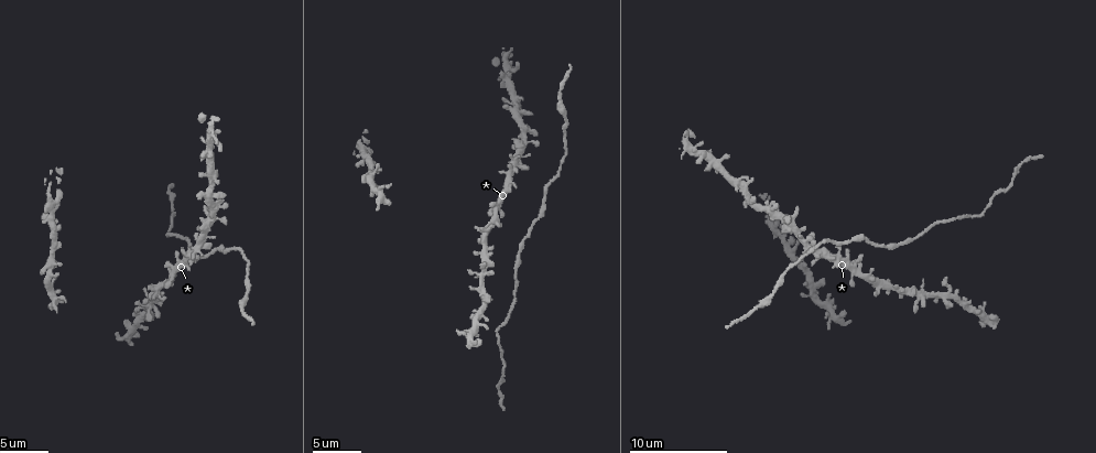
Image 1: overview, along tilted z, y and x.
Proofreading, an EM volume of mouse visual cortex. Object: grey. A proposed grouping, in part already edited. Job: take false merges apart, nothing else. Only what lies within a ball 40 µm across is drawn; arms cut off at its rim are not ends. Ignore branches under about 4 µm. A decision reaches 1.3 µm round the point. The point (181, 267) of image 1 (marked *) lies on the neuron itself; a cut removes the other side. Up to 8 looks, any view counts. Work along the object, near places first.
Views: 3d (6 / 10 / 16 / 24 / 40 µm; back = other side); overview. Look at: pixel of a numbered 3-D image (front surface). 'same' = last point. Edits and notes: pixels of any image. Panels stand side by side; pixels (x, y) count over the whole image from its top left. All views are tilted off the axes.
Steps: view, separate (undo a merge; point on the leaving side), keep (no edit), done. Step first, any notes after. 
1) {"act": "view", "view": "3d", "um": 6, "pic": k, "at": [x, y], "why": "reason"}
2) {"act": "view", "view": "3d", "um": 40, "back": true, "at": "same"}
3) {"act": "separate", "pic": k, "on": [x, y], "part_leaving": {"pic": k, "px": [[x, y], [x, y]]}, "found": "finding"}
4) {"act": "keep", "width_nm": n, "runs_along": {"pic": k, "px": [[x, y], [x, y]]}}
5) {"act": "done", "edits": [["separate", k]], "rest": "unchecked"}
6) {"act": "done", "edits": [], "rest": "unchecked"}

{"act": "view", "view": "3d", "um": 10, "pic": 1, "at": [878, 286], "why": "arms run side by side"}

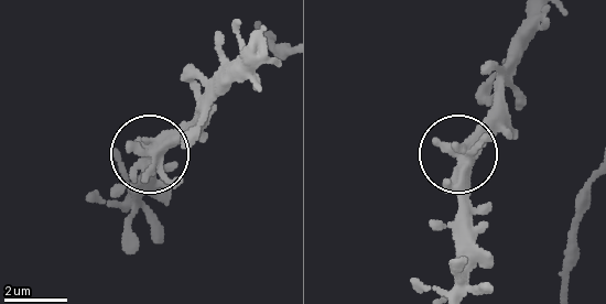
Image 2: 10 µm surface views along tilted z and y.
{"act": "view", "view": "3d", "um": 6, "pic": 2, "at": [450, 154]}

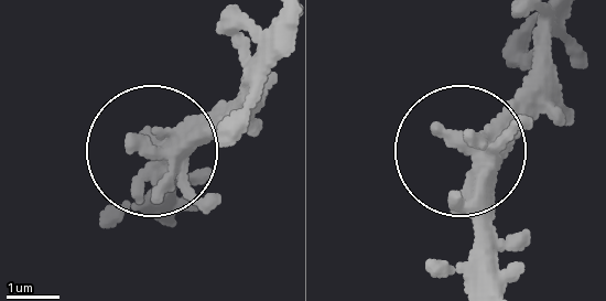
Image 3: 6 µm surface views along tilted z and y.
{"act": "keep", "width_nm": 380, "found": "one neuron here"}

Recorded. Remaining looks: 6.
{"act": "view", "view": "3d", "um": 6, "pic": 1, "at": [883, 244], "why": "sudden change in width"}

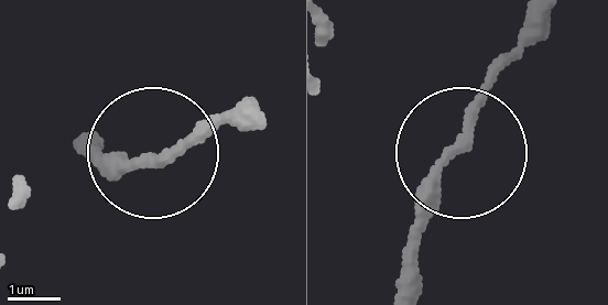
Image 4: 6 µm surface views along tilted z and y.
{"act": "keep", "found": "continuous, no second neuron"}

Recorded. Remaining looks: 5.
{"act": "view", "view": "3d", "um": 6, "pic": 1, "at": [248, 292], "why": "narrows sharply"}

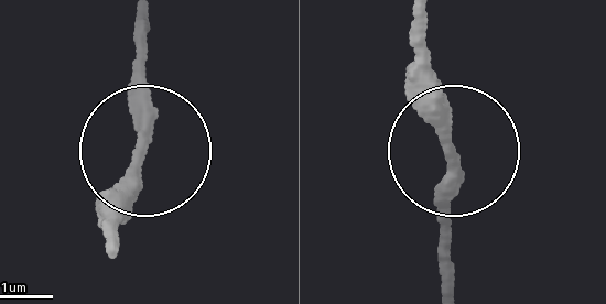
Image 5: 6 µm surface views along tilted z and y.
{"act": "keep", "width_nm": 250, "found": "one neuron here"}

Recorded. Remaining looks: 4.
{"act": "view", "view": "3d", "um": 10, "pic": 1, "at": [519, 161], "why": "four or more arms meet"}

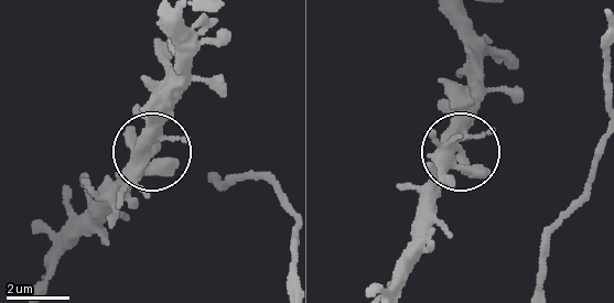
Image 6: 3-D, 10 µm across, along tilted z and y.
{"act": "keep", "arms": 5, "found": "continuous, no second neuron"}

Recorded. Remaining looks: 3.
{"act": "done", "edits": [], "rest": "unchecked"}

